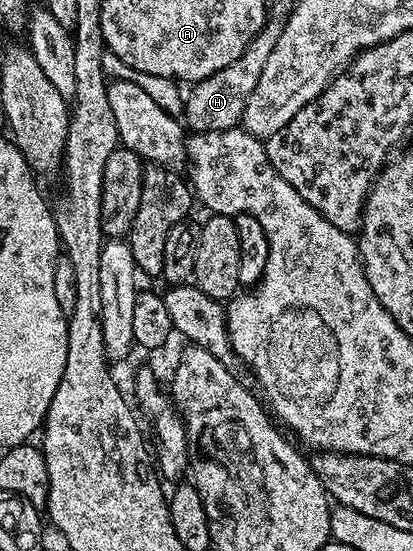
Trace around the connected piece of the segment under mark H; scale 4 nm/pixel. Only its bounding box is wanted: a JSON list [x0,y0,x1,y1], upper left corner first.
[182,19,283,132]

